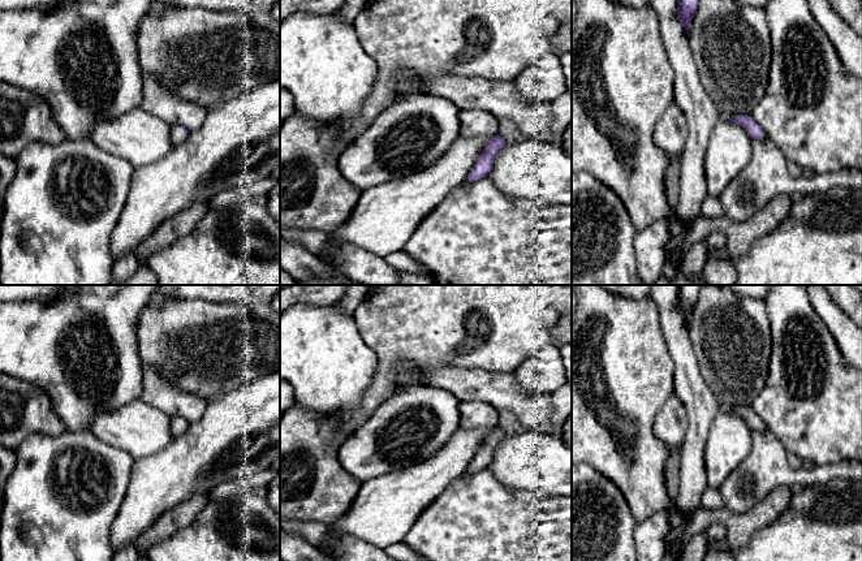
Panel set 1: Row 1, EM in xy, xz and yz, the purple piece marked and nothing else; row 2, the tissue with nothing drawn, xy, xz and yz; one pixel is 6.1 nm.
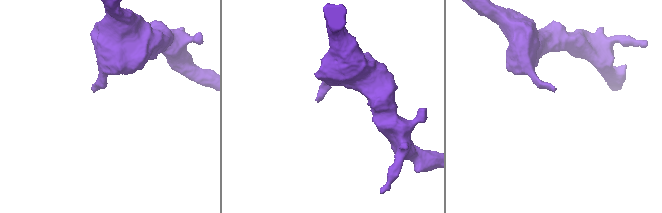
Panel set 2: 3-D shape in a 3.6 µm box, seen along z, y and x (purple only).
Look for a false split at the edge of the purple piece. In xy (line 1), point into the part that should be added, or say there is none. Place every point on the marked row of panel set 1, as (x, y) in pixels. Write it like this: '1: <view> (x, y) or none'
1: xy (176, 137)

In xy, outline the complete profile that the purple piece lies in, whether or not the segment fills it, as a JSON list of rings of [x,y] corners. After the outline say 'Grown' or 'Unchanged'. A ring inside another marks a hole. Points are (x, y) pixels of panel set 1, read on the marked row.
[[[180,125],[172,126],[171,129],[171,141],[174,147],[182,143],[188,135],[189,135],[189,131]]]. Grown

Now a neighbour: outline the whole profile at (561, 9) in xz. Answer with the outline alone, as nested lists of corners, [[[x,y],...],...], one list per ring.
[[[551,0],[548,10],[561,22],[572,25],[572,0]]]

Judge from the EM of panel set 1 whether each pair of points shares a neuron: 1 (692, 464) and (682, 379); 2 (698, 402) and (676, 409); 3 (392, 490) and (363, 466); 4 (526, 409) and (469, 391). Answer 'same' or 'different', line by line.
1: same
2: different
3: different
4: same

